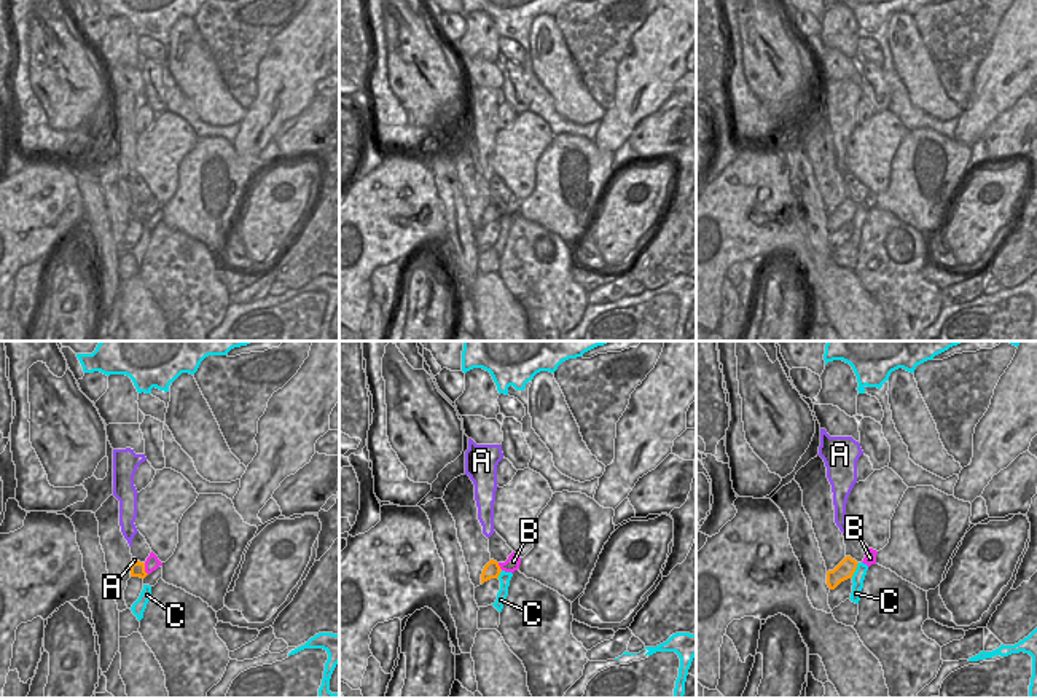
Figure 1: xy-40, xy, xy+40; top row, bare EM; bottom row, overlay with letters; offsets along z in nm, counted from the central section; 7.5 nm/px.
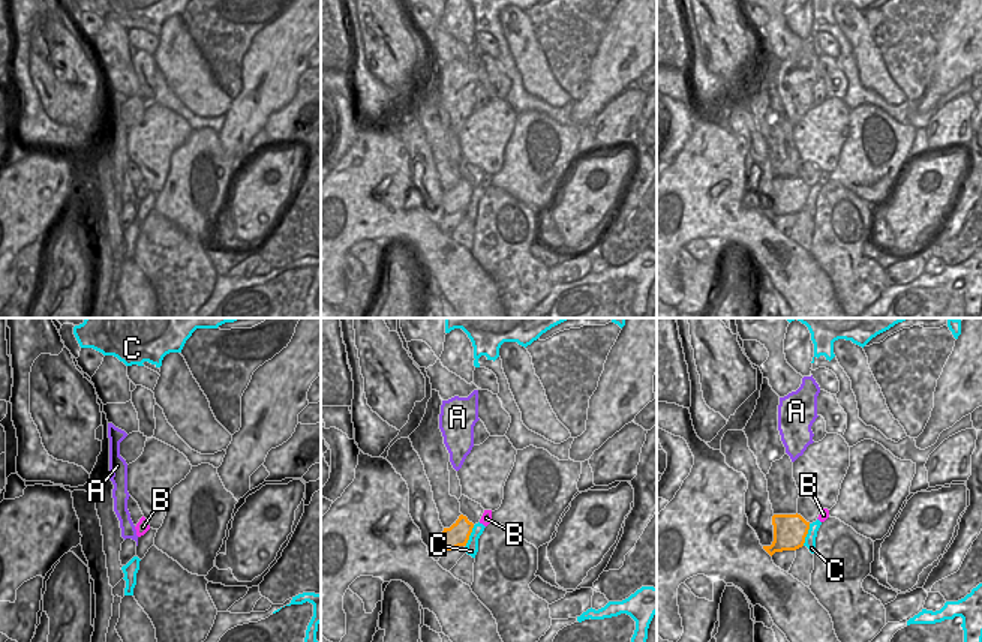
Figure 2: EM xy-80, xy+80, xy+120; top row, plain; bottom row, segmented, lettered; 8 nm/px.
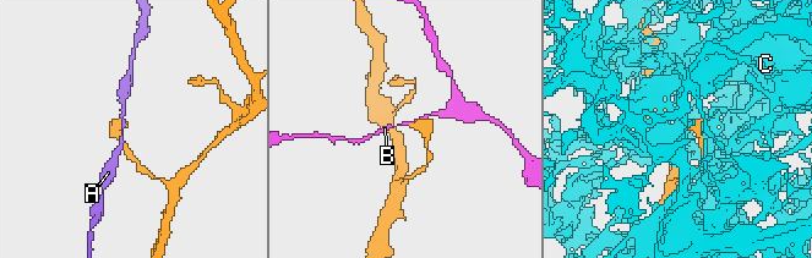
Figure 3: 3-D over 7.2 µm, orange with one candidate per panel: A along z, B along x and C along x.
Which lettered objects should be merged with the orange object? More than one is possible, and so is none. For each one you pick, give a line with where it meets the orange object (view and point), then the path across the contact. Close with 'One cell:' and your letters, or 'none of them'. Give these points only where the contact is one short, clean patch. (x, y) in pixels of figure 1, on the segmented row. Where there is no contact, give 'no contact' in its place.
One cell: none of them

